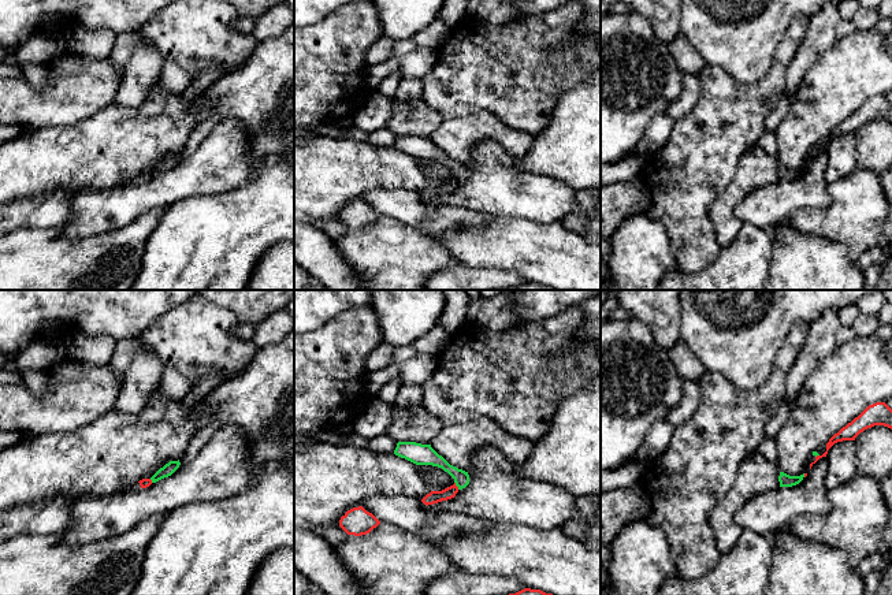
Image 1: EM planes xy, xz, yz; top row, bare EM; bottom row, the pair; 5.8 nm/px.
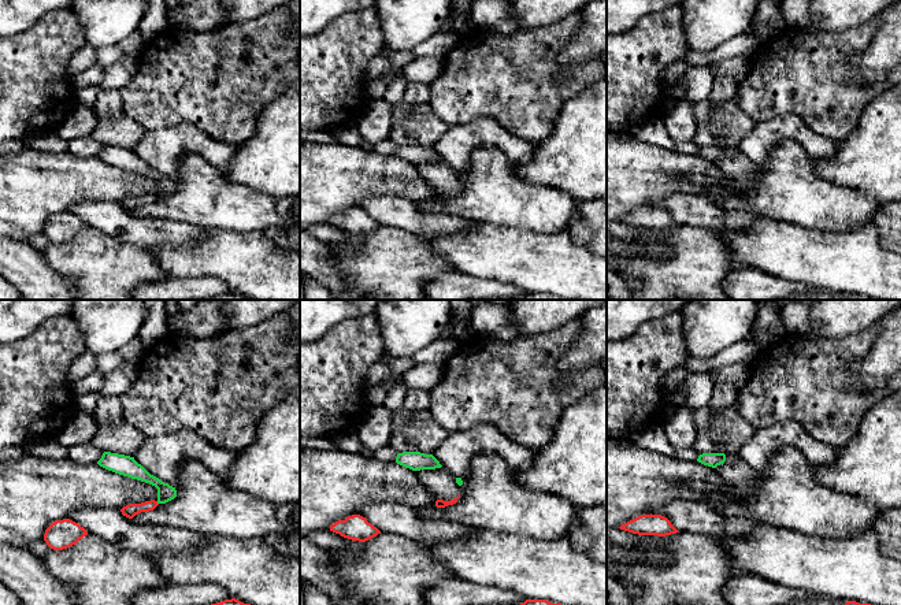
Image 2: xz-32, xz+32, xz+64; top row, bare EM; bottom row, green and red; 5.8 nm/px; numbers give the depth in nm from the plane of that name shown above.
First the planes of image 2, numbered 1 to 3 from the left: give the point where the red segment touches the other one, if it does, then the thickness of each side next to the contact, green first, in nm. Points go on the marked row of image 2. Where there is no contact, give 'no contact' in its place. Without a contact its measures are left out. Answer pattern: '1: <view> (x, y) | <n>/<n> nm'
1: no contact
2: no contact
3: no contact

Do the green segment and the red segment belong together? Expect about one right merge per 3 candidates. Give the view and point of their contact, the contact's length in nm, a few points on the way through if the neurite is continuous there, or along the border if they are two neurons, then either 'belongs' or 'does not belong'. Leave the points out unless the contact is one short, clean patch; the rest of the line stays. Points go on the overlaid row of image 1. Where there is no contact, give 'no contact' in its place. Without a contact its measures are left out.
meets green in xz at (456, 484); contact 50 nm long; does not belong

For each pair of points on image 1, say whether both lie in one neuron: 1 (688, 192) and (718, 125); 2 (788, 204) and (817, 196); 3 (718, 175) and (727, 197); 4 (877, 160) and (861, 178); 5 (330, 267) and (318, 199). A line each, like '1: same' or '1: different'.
1: same
2: same
3: different
4: different
5: different

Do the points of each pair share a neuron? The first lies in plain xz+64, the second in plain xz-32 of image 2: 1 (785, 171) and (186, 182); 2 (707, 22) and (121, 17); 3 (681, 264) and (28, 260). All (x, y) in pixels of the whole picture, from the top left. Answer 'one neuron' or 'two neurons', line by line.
1: one neuron
2: one neuron
3: two neurons

